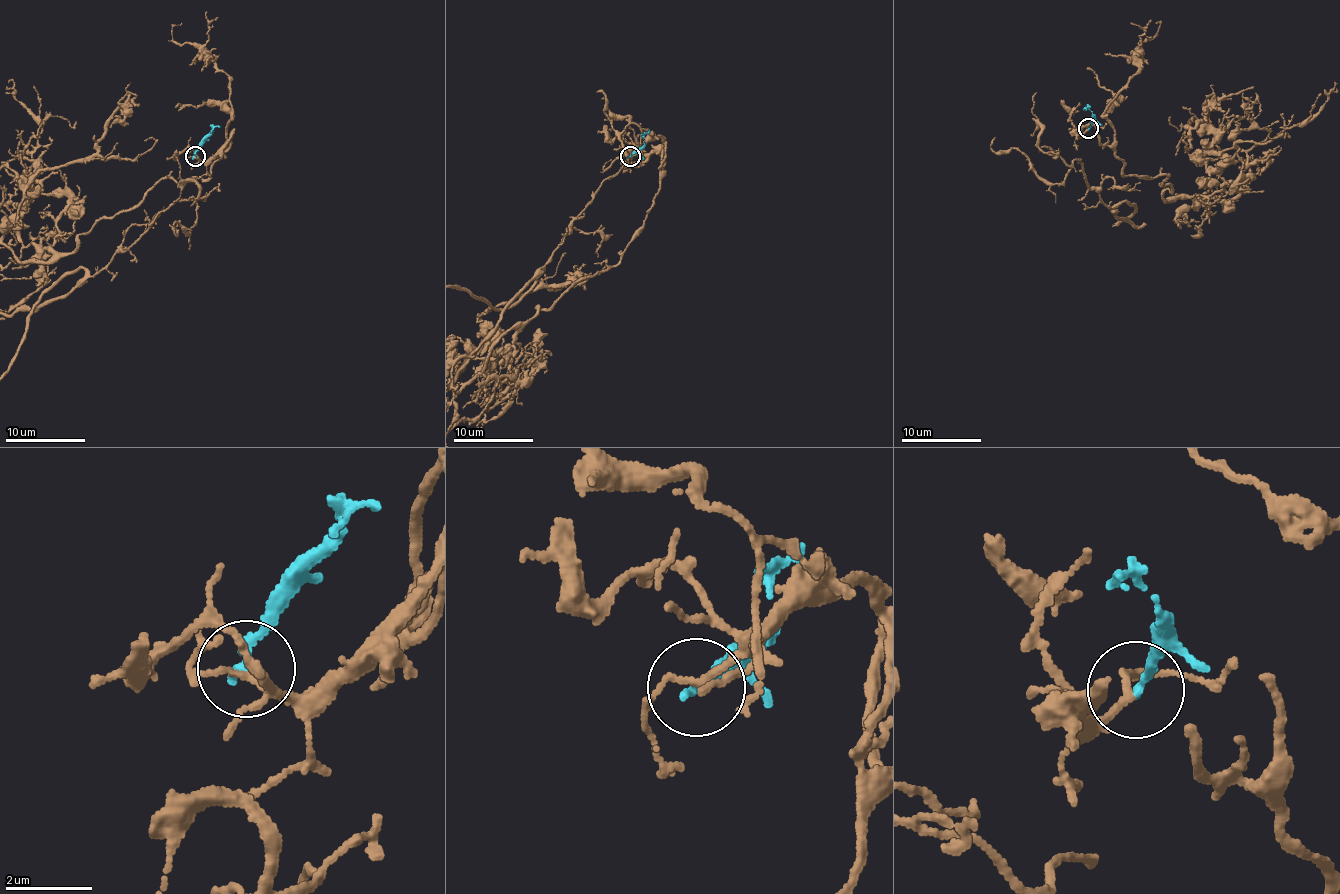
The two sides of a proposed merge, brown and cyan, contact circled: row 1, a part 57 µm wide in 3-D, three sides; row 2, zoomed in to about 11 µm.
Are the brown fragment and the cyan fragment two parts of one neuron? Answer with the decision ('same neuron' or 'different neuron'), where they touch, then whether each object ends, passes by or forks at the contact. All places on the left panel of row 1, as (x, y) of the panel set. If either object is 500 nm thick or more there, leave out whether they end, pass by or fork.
same neuron; place (195, 156); brown passes by; cyan ends

